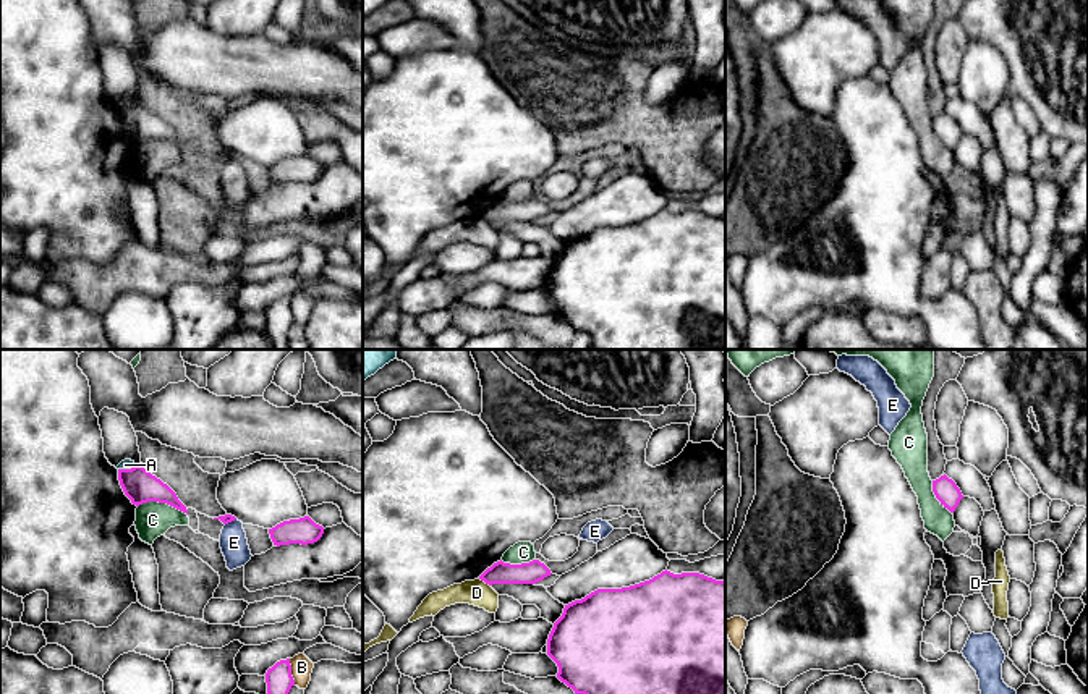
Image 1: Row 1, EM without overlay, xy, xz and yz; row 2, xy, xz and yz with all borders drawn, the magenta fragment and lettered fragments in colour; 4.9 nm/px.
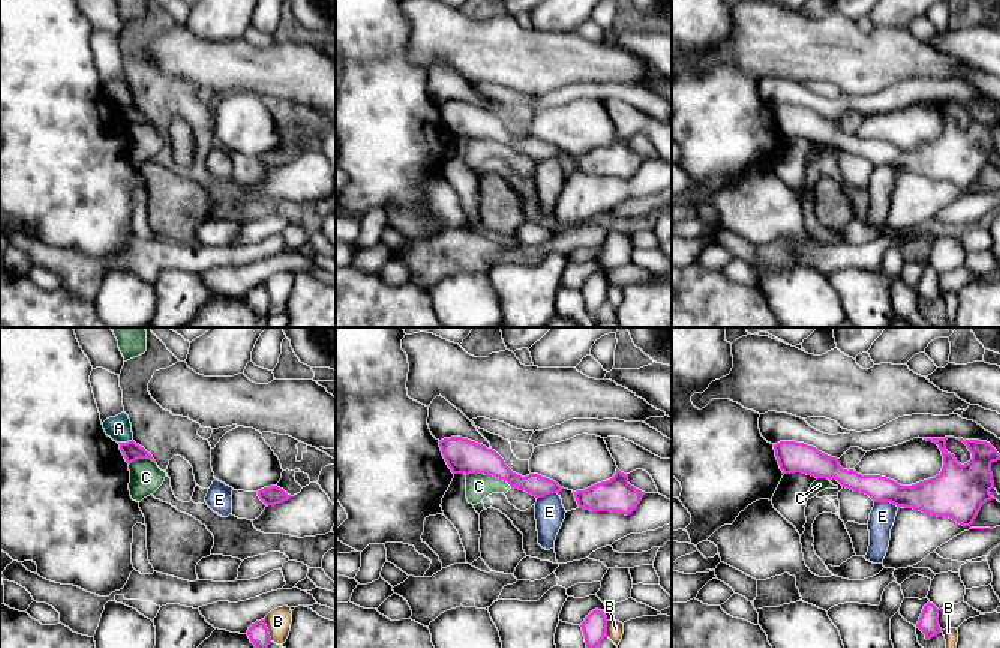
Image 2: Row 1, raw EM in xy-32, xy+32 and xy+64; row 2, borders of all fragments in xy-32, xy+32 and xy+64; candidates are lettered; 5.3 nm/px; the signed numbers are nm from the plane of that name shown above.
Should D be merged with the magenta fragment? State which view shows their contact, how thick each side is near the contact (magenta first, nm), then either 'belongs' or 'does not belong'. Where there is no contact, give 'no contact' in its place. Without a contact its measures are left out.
meets magenta in xz; 110 nm thick on the magenta side, 130 nm on the other; does not belong

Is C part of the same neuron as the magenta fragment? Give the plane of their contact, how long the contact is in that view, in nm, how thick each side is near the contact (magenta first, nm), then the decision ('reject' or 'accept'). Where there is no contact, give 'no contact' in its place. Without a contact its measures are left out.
meets magenta in xy; contact 260 nm long; 160 nm thick on the magenta side, 180 nm on the other; reject

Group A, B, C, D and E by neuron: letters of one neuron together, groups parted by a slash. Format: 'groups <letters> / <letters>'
groups A / B / C / D / E

